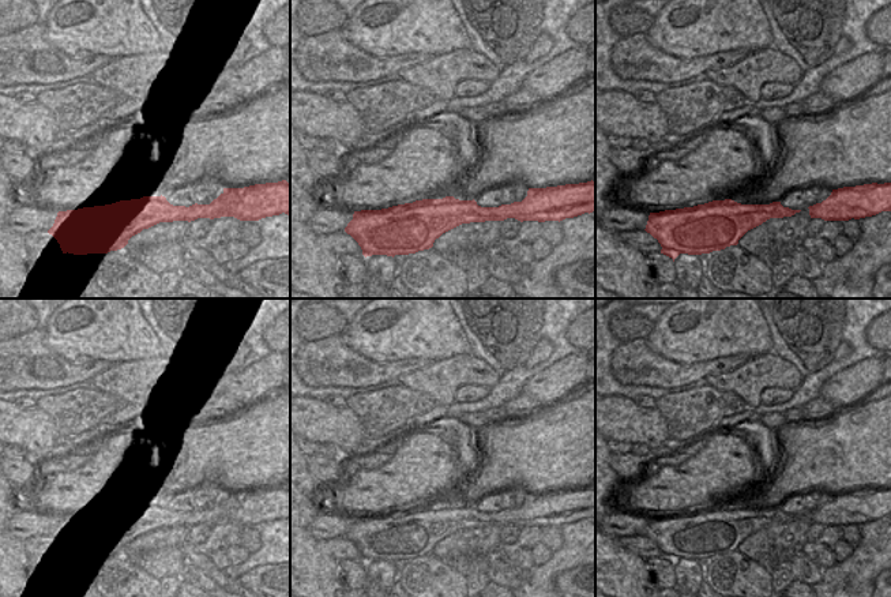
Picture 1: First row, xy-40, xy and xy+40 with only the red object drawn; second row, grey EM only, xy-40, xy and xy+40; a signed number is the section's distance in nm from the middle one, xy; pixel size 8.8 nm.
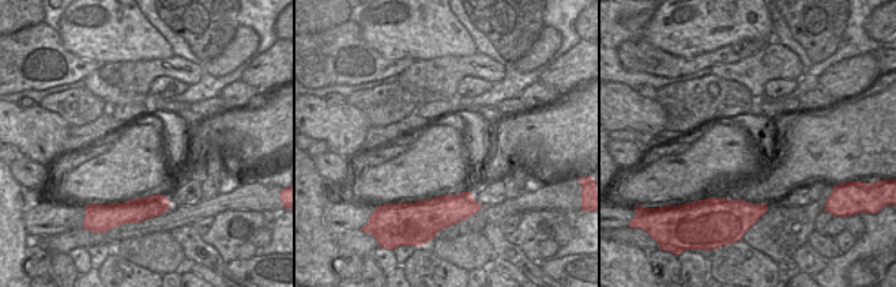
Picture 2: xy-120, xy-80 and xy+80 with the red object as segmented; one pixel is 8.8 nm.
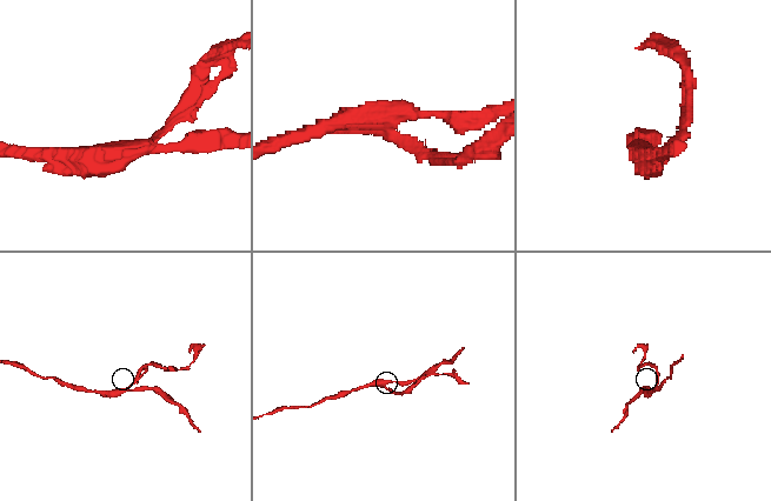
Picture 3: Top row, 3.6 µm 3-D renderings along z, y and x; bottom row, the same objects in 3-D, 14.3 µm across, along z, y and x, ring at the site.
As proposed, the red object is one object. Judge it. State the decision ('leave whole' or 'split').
split

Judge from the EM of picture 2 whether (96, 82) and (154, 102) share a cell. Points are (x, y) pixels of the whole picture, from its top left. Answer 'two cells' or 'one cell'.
one cell

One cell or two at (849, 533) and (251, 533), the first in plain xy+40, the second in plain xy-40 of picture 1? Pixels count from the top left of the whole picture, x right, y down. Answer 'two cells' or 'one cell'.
one cell

